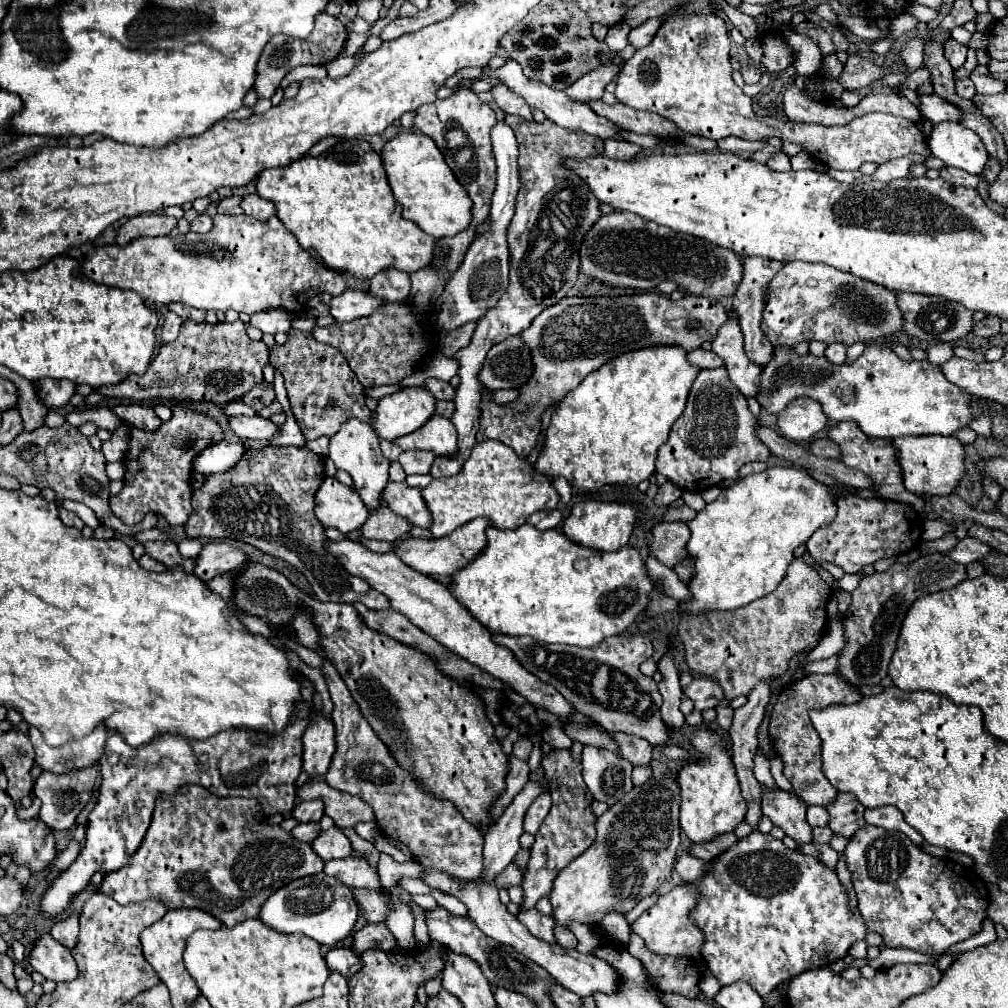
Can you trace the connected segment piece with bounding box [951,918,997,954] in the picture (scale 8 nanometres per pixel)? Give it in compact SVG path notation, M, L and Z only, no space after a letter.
M985 918L985 920L983 920L983 928L981 928L981 932L975 934L973 938L969 938L969 940L957 944L957 946L951 950L951 954L963 952L963 950L973 950L973 948L977 948L977 946L981 946L981 944L989 944L989 942L993 942L995 938L997 938L997 934L995 934L993 920L991 920L991 918Z

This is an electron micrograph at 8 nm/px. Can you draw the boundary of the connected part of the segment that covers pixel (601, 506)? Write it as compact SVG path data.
M587 500L573 506L569 518L563 522L561 528L563 528L563 534L575 544L581 544L585 548L593 548L599 552L611 552L627 544L633 524L635 524L635 510L631 508L631 504Z

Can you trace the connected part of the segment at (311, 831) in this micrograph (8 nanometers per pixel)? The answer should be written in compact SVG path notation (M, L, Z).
M309 822L309 824L297 824L293 830L291 830L291 836L299 842L313 842L313 838L317 838L319 834L319 824L315 822Z

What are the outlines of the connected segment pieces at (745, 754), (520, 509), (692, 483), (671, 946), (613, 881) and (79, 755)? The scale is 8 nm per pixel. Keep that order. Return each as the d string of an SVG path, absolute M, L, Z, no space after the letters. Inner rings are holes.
M763 682L761 686L757 686L757 690L753 690L753 694L747 696L747 704L737 708L735 710L735 716L733 716L733 726L729 730L729 738L731 738L731 750L733 750L733 762L735 762L735 768L737 768L737 778L739 778L739 784L741 784L741 794L743 798L747 800L747 816L745 816L745 822L753 828L757 828L757 822L761 818L761 784L757 782L757 778L753 776L753 758L757 754L757 728L765 716L765 706L771 698L771 692L769 692L769 682Z
M483 440L475 444L471 456L465 460L457 476L433 480L421 490L425 506L433 518L429 532L435 538L441 538L479 516L489 518L491 524L499 530L515 530L525 524L533 512L555 510L559 502L557 490L545 476L535 478L533 474L533 466L527 460L519 458L503 442Z
M725 368L701 370L699 376L693 382L693 388L689 392L687 406L685 406L683 414L673 424L673 428L669 432L669 440L659 448L655 472L667 476L667 480L677 484L681 490L689 490L689 492L703 492L711 486L717 486L719 482L723 482L727 478L735 480L737 472L743 464L747 464L747 462L767 462L767 458L769 458L769 450L753 434L753 426L757 426L757 418L749 412L743 394L729 380L727 370Z
M687 884L673 888L669 894L659 896L657 904L649 910L645 910L635 924L631 924L631 928L635 930L637 936L641 936L645 940L645 946L659 954L659 956L675 956L675 958L697 958L699 956L699 948L703 942L703 934L701 930L697 930L697 926L693 922L689 922L687 912L695 906L695 890Z
M665 774L633 788L599 816L595 842L569 862L553 882L549 894L553 906L551 918L565 928L571 922L597 926L609 912L625 914L639 900L651 896L671 874L677 858L679 802L679 784L673 774Z
M99 726L99 730L93 730L93 734L69 742L69 746L63 748L49 748L45 742L31 742L35 748L35 764L41 770L53 772L53 774L69 774L73 770L81 770L93 764L99 764L101 754L105 750L105 728Z

